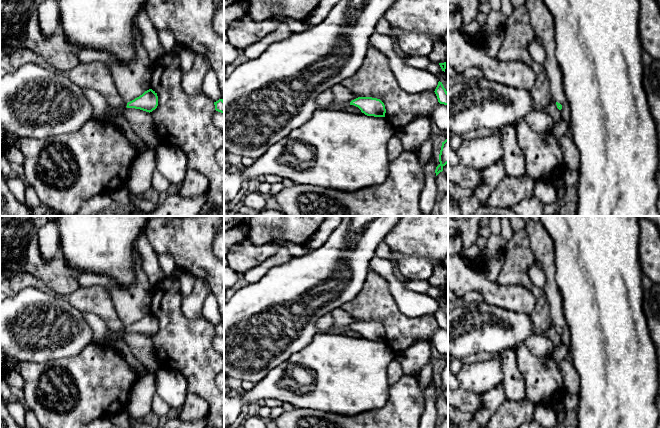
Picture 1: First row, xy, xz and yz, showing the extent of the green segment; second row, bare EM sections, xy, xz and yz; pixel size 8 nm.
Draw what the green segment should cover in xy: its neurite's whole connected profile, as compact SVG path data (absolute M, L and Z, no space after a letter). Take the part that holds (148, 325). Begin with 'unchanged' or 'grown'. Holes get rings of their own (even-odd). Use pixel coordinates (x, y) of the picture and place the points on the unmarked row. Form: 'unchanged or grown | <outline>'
grown | M149 313L145 315L142 319L135 322L134 324L128 326L125 328L124 331L113 331L110 330L111 334L115 334L117 336L117 340L113 345L110 345L114 347L115 349L119 350L124 359L127 361L127 363L133 367L135 367L139 374L145 375L147 374L147 371L145 367L135 358L133 352L131 351L129 345L124 342L120 336L125 334L126 332L135 332L140 333L146 336L152 336L155 334L158 330L158 320L155 315L152 313Z

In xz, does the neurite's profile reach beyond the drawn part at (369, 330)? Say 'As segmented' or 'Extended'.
Extended

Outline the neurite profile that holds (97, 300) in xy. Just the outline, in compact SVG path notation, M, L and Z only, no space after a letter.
M78 288L65 297L68 302L81 312L91 312L100 316L110 330L124 331L116 309L112 303L107 288Z

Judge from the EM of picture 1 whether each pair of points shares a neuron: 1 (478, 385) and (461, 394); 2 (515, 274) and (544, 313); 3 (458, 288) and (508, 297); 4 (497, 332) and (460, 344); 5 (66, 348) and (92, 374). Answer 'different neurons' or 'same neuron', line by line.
1: different neurons
2: same neuron
3: same neuron
4: same neuron
5: different neurons

